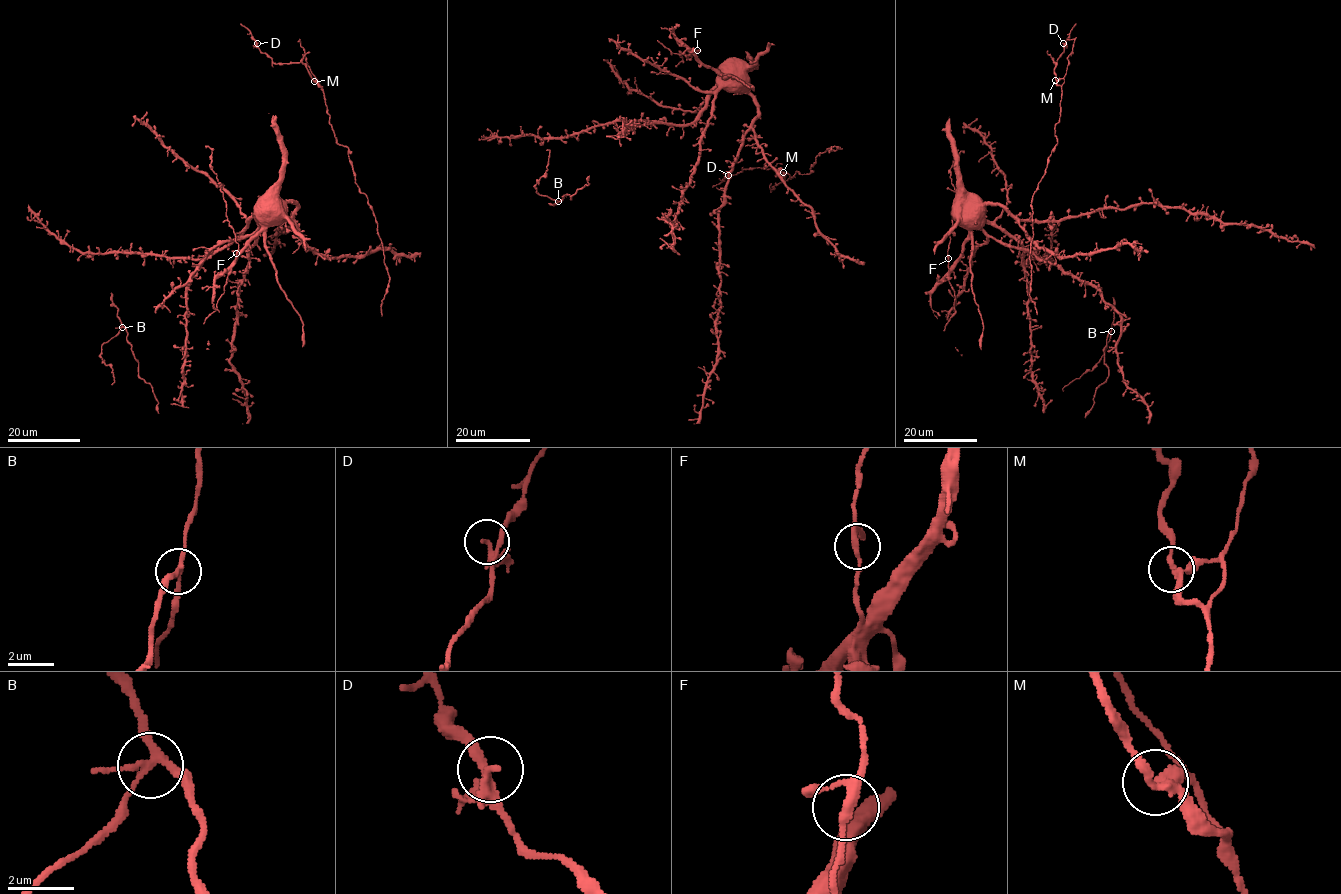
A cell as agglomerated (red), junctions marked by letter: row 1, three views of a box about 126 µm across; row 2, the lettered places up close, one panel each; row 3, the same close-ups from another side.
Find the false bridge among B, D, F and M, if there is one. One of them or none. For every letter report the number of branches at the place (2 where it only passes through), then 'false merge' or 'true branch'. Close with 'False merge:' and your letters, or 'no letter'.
B: 4 branches meet; false merge
D: 4 branches meet; true branch
F: 3 branches meet; true branch
M: 4 branches meet; true branch
False merge: B

